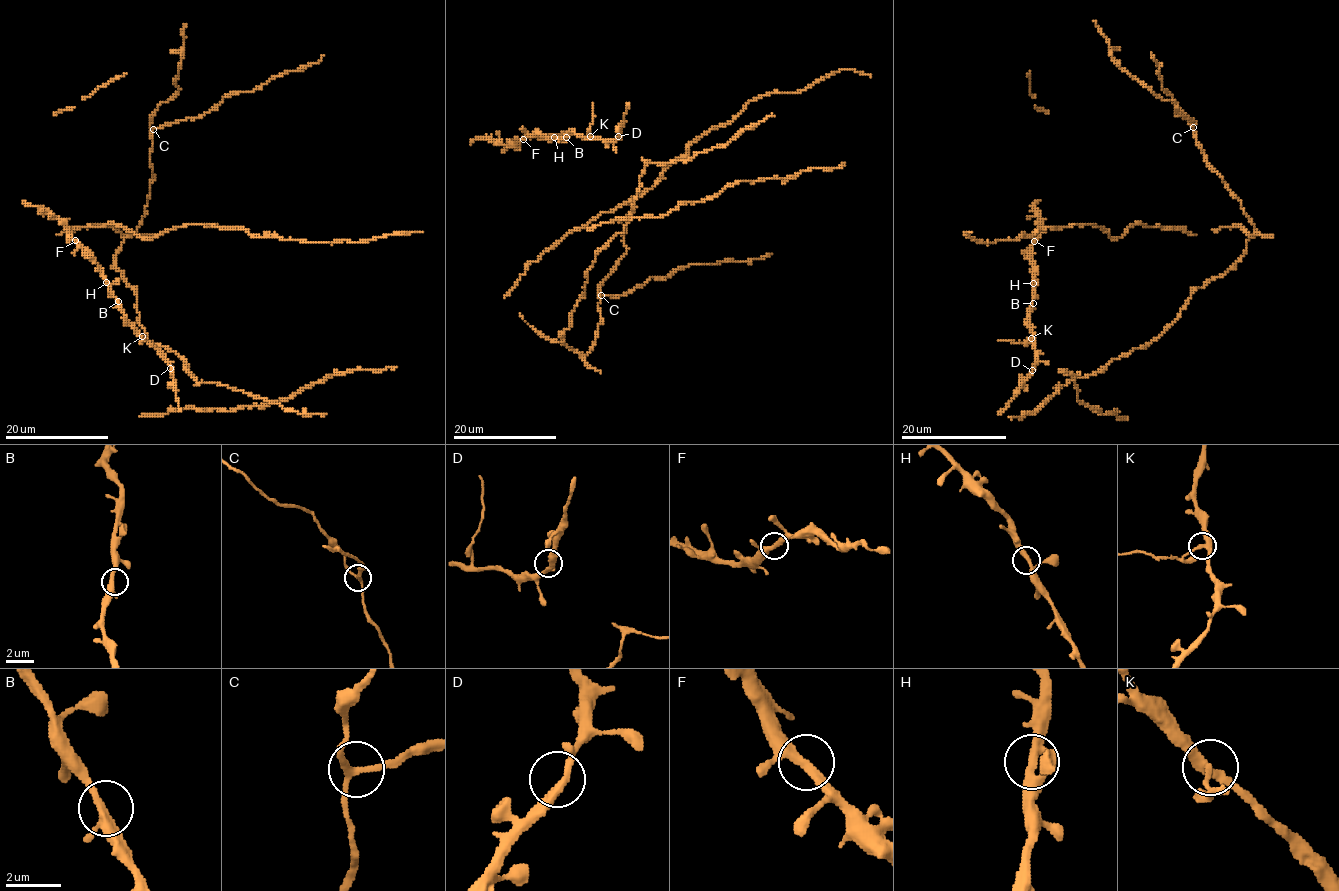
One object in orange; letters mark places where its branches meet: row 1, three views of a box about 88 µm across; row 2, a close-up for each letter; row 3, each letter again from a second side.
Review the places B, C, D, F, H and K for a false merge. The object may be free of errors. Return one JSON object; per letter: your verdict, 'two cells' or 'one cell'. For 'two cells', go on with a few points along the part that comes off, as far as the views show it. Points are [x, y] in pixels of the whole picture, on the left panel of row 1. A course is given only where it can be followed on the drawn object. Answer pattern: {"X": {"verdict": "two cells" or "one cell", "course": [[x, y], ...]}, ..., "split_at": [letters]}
{"B": {"verdict": "one cell"}, "C": {"verdict": "one cell"}, "D": {"verdict": "one cell"}, "F": {"verdict": "one cell"}, "H": {"verdict": "one cell"}, "K": {"verdict": "two cells"}, "split_at": ["K"]}

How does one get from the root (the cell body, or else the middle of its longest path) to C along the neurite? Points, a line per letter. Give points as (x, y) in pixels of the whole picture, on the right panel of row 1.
C: (1220, 275), (1242, 258), (1247, 239), (1255, 233), (1255, 227), (1240, 201), (1207, 163), (1193, 127)

